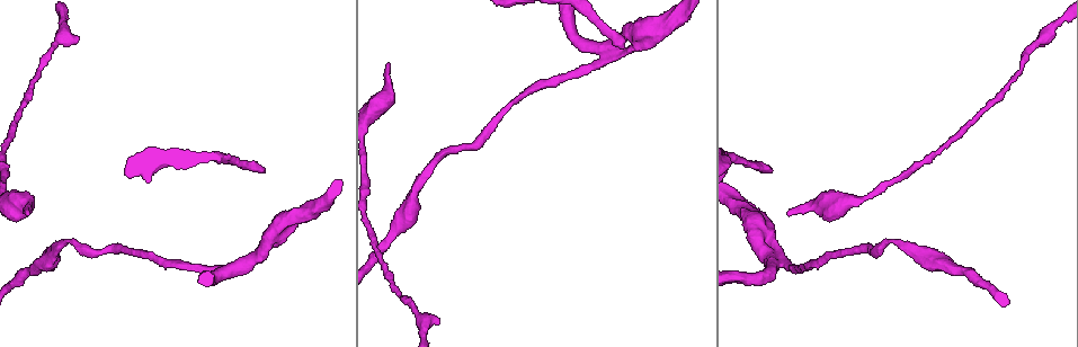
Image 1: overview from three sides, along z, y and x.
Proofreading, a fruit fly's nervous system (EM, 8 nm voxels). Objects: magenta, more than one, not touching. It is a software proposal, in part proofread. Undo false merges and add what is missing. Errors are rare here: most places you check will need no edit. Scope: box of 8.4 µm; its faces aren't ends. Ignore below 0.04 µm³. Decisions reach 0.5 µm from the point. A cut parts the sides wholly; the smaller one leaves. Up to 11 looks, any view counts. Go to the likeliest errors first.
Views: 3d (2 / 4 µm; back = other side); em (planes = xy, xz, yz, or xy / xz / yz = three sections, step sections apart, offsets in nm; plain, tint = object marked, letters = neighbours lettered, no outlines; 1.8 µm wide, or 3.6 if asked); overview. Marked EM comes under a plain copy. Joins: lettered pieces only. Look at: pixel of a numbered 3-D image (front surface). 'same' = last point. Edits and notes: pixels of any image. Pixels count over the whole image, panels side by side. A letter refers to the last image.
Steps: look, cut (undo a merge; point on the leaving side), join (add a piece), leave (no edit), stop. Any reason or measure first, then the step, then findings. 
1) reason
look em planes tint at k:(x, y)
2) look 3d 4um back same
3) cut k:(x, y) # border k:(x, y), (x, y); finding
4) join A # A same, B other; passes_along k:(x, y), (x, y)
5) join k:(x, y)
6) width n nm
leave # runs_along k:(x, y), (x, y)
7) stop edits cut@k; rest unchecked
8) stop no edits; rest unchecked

long arm stops here
look 3d 2um at 1:(770, 171)

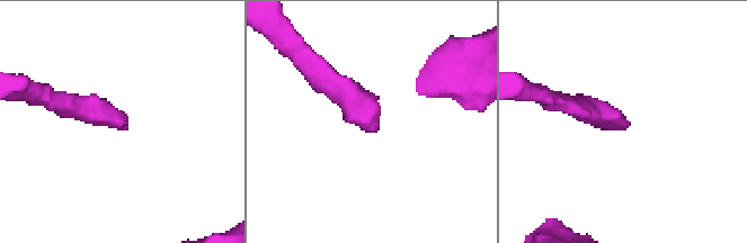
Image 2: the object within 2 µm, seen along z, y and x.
need the tissue
look em yz step 4 letters at 2:(622, 129)

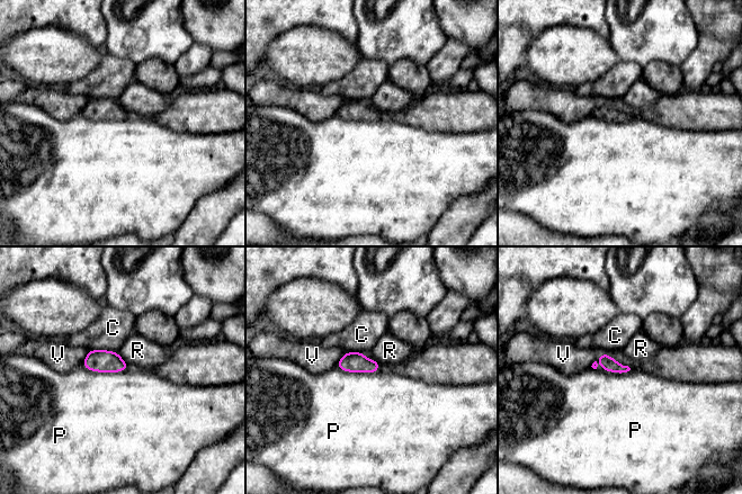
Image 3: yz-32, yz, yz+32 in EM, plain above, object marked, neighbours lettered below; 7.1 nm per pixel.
cut it another way
look em planes letters same

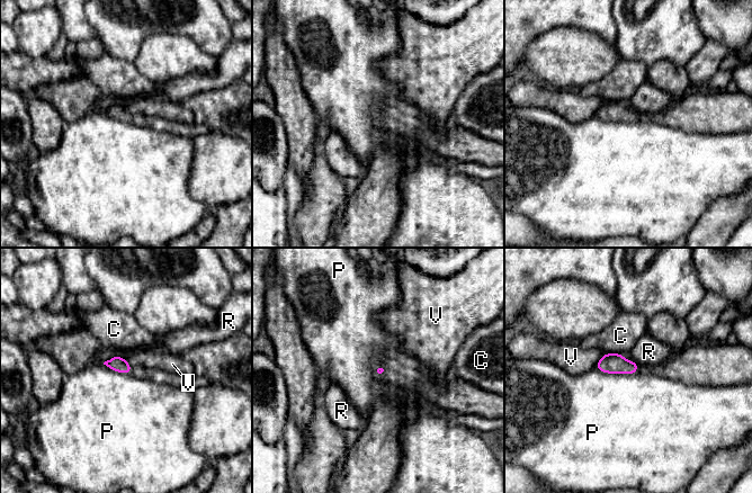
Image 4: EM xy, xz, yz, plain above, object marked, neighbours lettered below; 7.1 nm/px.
longest_contact P 320 nm
leave # C other, P other, R other, V other; border 4:(639, 366), (629, 374), (594, 367); no lettered piece goes on from it

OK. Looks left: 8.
branch point
look 3d 2um at 1:(243, 265)

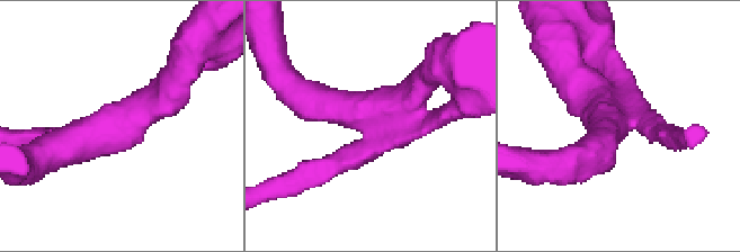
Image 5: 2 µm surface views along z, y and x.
look em planes tint at 5:(371, 119)

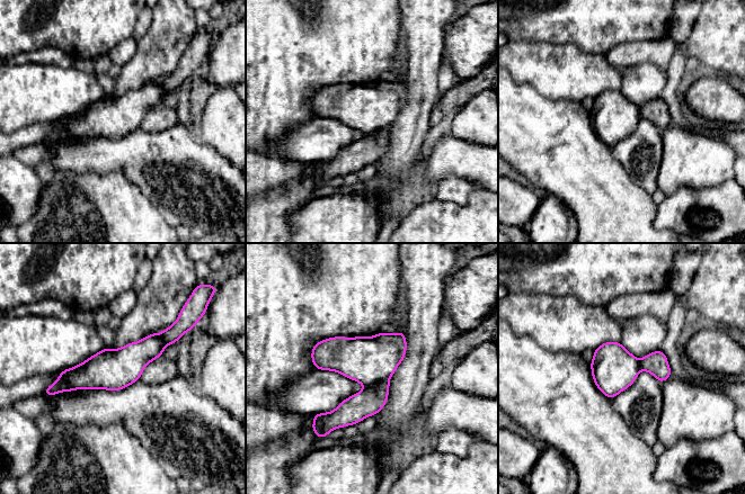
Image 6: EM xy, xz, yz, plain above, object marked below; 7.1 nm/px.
look em planes letters same

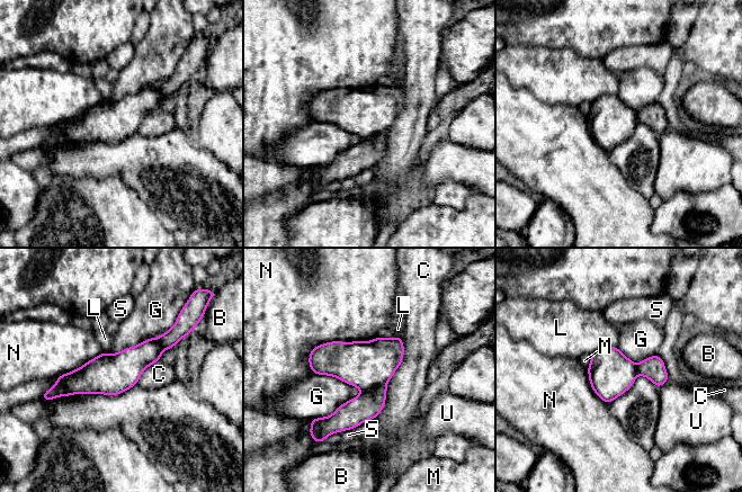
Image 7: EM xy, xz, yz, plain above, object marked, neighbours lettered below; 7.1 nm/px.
longest_contact C 650 nm
leave # B other, C other, G other, L other, M other, N other, S other, U other; runs_along 7:(175, 339), (121, 372), (52, 391); all the same neuron

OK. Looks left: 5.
free end
look 3d 4um at 1:(788, 215)

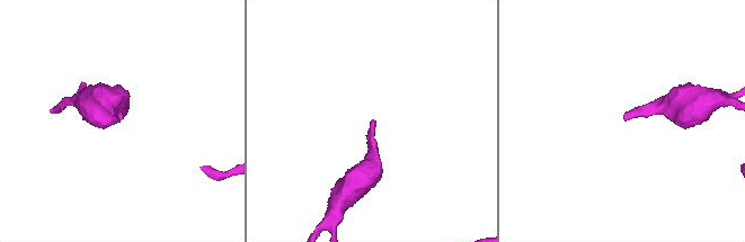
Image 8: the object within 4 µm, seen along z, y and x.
need the tissue
look em 3.6um xy step 8 tint at 8:(121, 117)

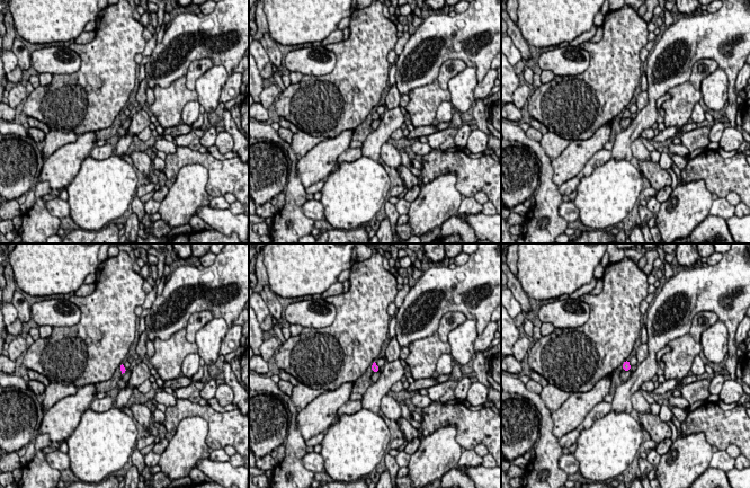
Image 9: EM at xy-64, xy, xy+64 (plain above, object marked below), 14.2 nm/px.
look em 3.6um planes letters same

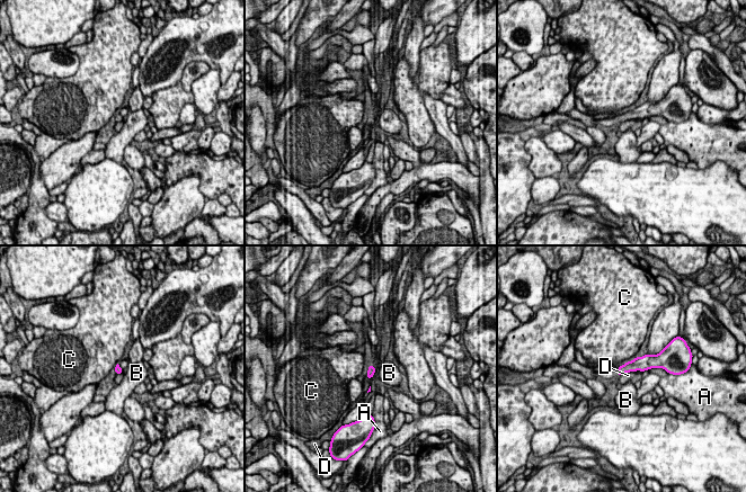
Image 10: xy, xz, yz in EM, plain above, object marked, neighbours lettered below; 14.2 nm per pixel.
width 100 nm
leave # A other, B other, C other, D other; no lettered piece goes on from it

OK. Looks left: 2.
calibre changes
look 3d 2um at 1:(948, 265)

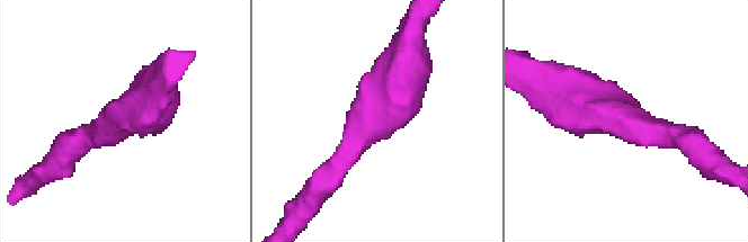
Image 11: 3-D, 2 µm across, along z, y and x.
look em planes letters at 11:(375, 112)

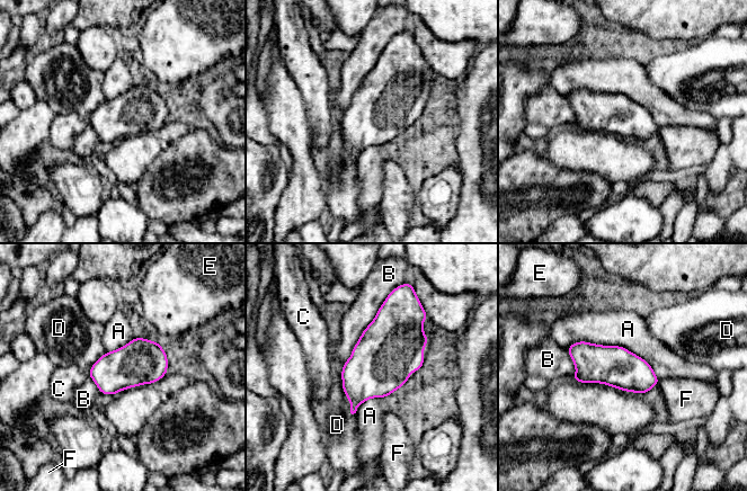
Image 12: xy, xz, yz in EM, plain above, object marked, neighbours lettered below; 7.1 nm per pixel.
longest_contact A 700 nm
leave # A other, B other, C other, D other, E other, F other; border 12:(566, 347), (621, 345), (659, 380); all the same neuron

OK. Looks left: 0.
stop no edits; rest unchecked

